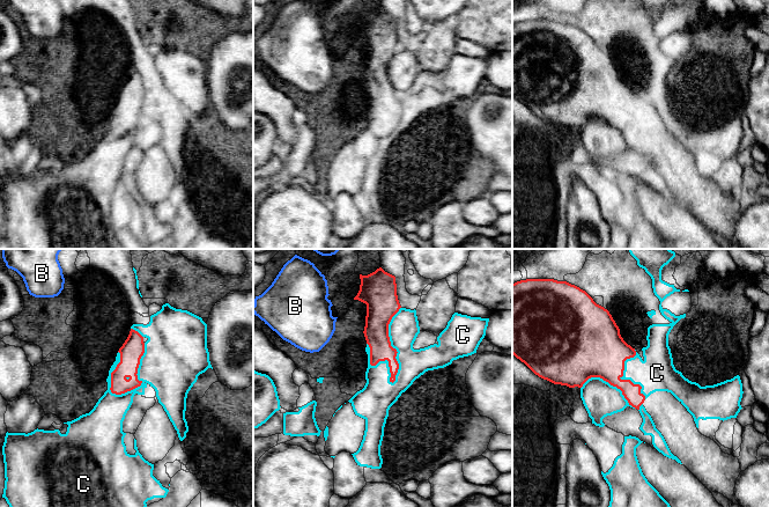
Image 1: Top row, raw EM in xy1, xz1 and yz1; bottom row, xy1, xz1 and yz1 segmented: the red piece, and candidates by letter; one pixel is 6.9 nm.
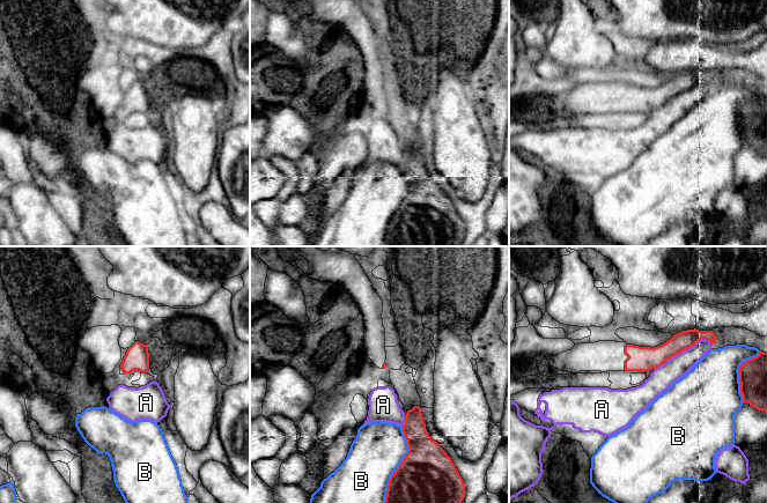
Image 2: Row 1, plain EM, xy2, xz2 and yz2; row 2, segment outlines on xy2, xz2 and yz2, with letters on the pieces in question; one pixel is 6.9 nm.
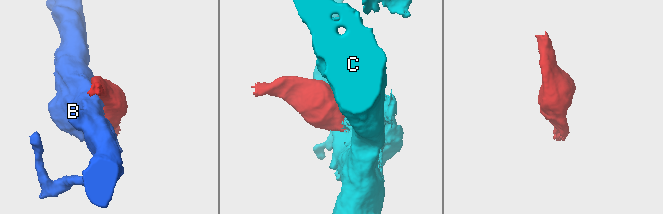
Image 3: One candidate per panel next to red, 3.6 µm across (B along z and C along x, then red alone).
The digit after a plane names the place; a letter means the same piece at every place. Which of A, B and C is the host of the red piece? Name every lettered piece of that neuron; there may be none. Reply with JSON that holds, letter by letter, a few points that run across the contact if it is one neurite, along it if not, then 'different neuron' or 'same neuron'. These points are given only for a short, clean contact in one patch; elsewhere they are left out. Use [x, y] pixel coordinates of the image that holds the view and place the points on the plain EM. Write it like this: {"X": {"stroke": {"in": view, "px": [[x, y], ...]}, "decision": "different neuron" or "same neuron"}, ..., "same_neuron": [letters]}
{"A": {"decision": "different neuron"}, "B": {"decision": "different neuron"}, "C": {"decision": "different neuron"}, "same_neuron": []}

